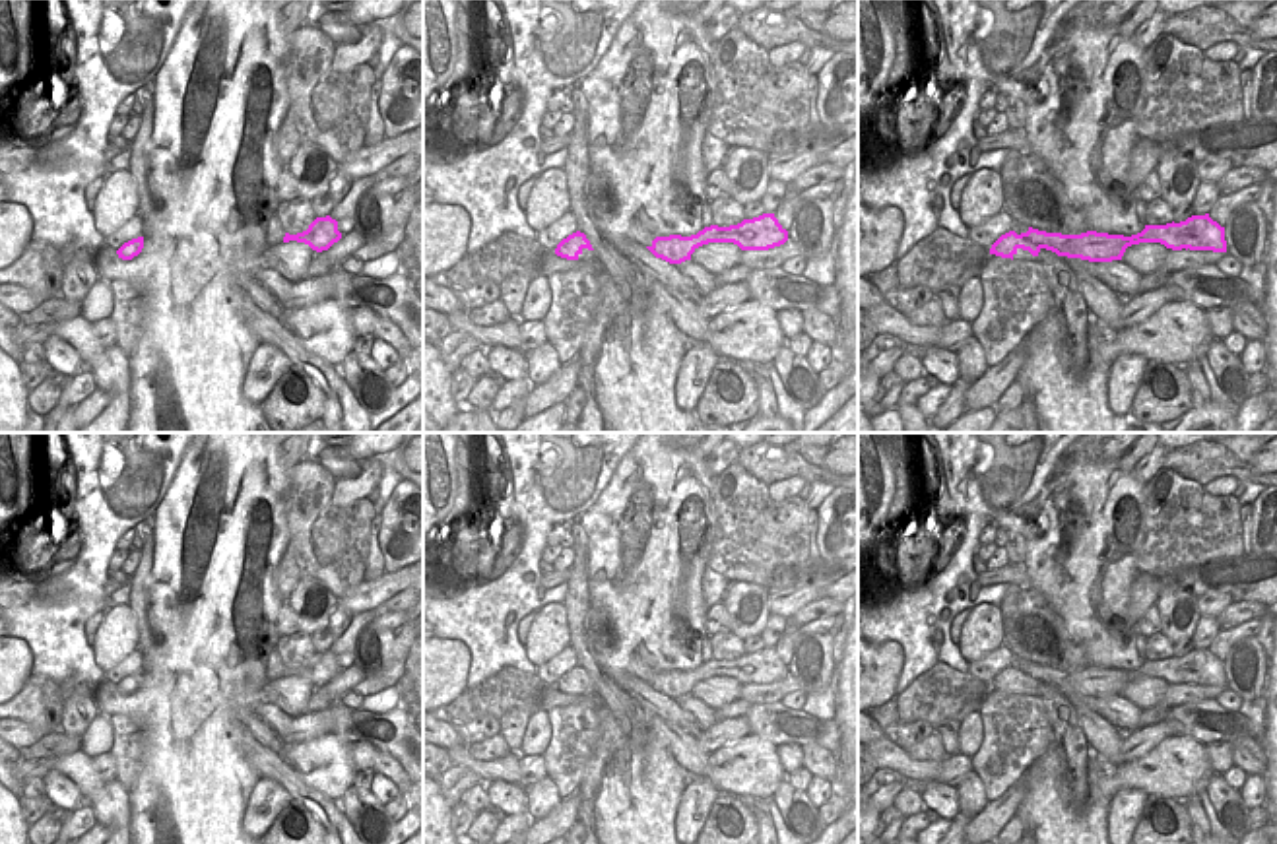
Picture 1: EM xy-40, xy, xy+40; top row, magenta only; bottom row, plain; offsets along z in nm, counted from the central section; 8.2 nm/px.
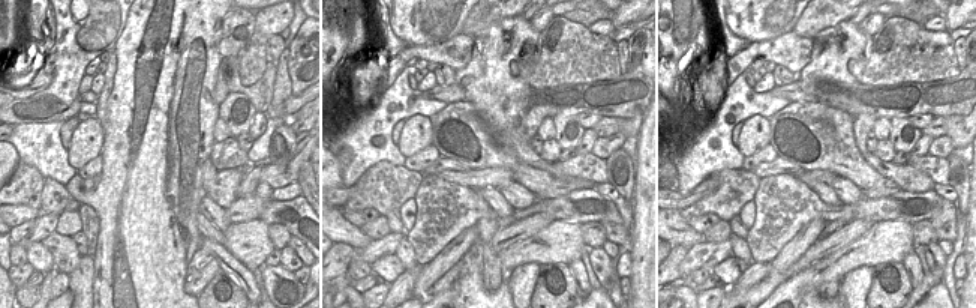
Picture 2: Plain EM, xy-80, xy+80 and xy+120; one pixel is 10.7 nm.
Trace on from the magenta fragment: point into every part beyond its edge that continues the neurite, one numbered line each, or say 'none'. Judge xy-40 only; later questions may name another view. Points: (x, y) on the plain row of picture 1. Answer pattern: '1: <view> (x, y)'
none

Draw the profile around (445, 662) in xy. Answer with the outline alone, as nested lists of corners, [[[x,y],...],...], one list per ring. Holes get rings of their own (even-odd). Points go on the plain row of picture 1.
[[[423,640],[423,712],[450,704],[466,689],[470,650],[462,640]]]

